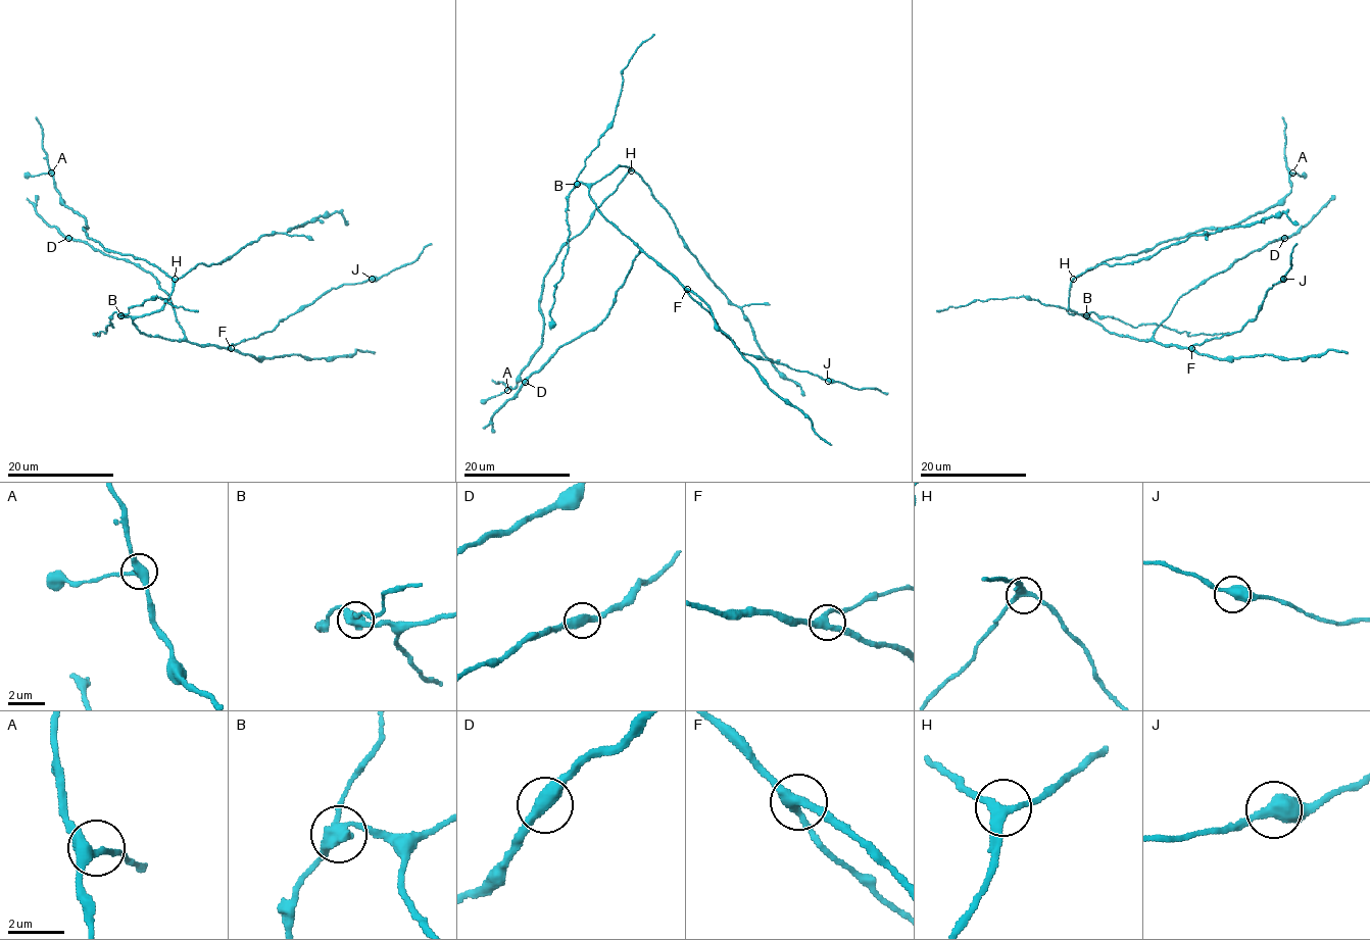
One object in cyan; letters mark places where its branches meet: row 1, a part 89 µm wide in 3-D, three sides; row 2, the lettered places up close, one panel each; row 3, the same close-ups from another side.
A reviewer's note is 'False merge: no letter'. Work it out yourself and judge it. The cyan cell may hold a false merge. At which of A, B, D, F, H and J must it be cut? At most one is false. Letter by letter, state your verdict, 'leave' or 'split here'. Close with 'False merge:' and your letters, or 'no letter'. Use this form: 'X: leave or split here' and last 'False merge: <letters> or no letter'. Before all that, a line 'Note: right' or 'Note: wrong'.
Note: wrong
A: leave
B: split here
D: leave
F: leave
H: leave
J: leave
False merge: B

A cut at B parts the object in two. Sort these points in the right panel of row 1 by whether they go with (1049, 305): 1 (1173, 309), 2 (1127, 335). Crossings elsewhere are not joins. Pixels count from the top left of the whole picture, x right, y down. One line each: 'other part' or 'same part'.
1: other part
2: other part

